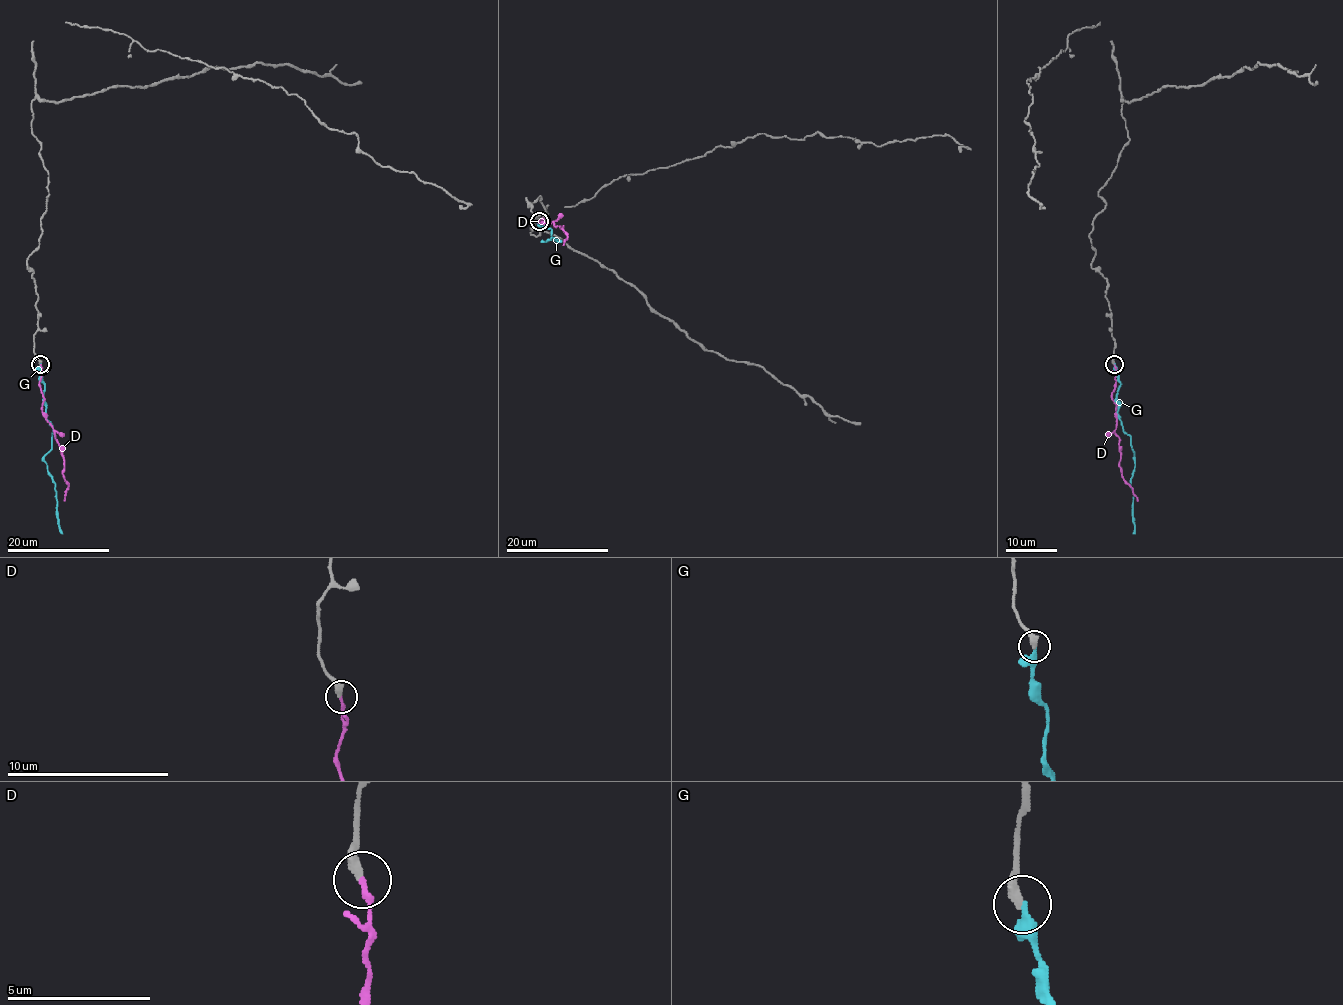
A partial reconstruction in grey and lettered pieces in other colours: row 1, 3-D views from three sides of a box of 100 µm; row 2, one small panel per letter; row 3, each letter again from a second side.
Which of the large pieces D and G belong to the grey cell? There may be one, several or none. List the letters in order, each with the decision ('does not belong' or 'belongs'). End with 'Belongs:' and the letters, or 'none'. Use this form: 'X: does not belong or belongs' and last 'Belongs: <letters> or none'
D: belongs
G: does not belong
Belongs: D

